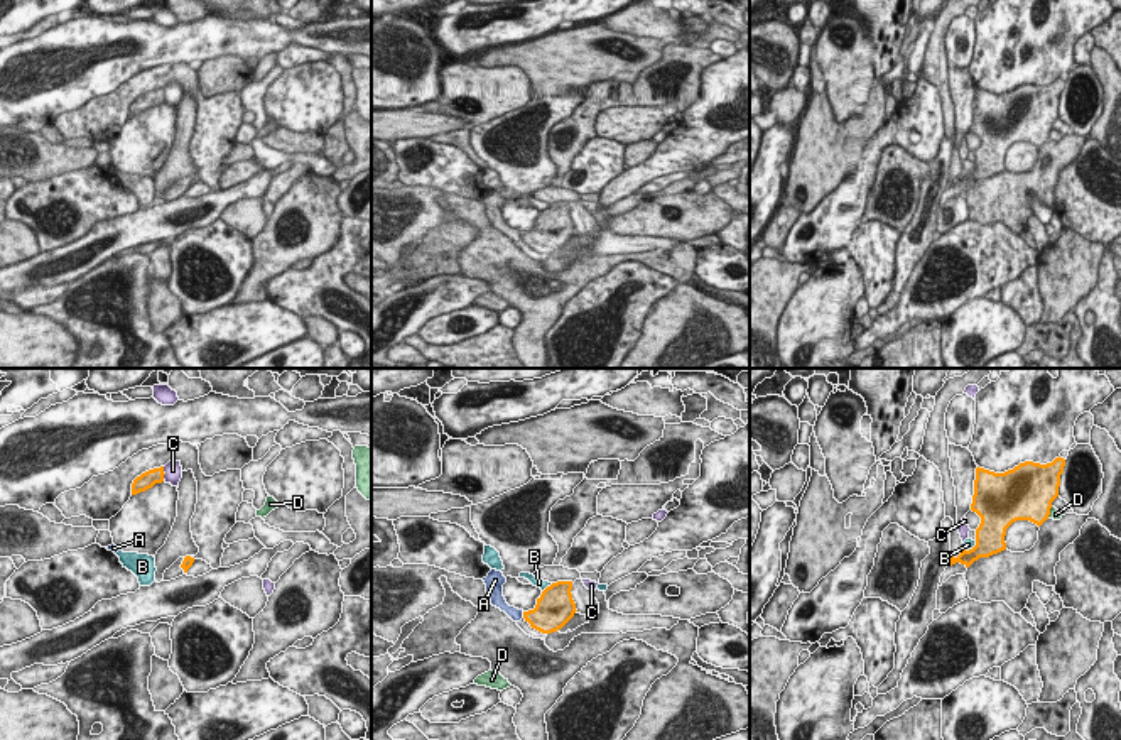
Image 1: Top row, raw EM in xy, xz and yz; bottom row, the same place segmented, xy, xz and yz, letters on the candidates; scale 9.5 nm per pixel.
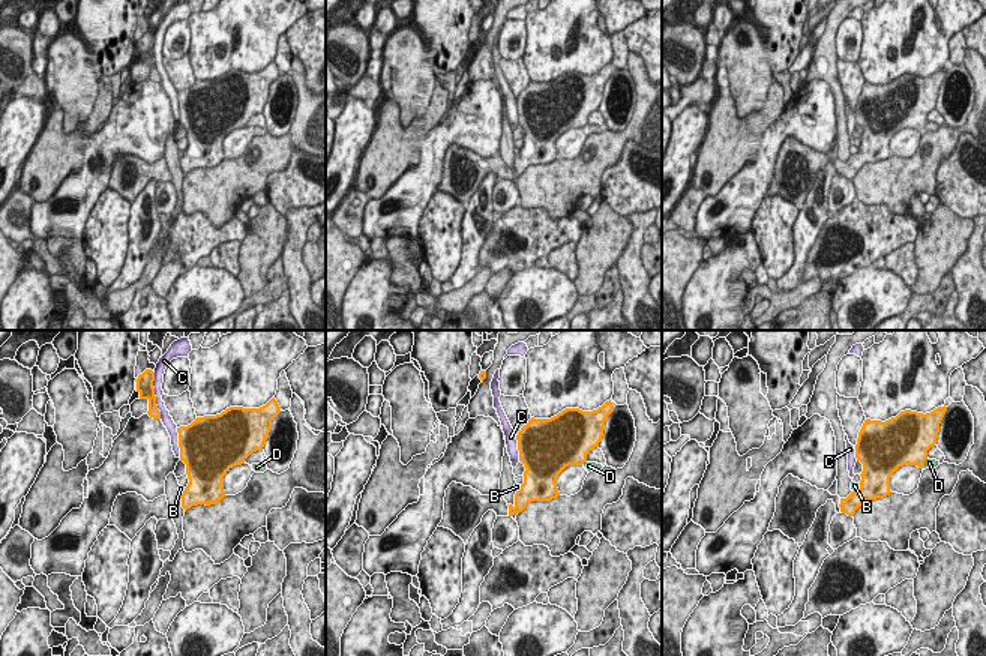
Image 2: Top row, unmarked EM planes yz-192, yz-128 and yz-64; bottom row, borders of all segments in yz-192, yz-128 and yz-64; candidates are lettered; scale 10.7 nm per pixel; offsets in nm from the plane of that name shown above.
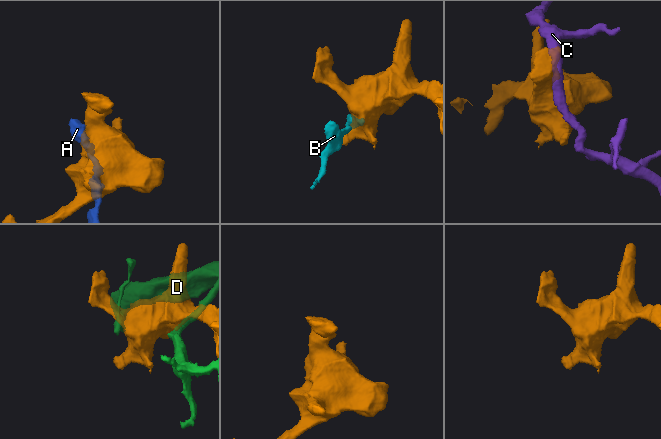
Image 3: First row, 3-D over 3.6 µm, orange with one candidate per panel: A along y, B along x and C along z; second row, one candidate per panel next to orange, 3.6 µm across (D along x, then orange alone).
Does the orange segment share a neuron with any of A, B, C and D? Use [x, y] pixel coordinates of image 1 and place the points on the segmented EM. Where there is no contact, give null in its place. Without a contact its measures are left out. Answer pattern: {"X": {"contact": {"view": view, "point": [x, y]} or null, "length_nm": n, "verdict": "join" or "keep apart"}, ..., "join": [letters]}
{"A": {"contact": {"view": "xz", "point": [524, 615]}, "length_nm": 70, "verdict": "keep apart"}, "B": {"contact": {"view": "xz", "point": [547, 587]}, "length_nm": 140, "verdict": "keep apart"}, "C": {"contact": {"view": "xy", "point": [164, 473]}, "length_nm": 130, "verdict": "keep apart"}, "D": {"contact": {"view": "yz", "point": [1049, 512]}, "length_nm": 120, "verdict": "keep apart"}, "join": []}

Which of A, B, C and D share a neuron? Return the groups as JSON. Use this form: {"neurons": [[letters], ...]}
{"neurons": [["A"], ["B"], ["C"], ["D"]]}

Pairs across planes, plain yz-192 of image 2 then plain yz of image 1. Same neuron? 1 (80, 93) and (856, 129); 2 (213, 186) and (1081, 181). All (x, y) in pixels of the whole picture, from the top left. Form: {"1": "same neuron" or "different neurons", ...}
{"1": "different neurons", "2": "different neurons"}

